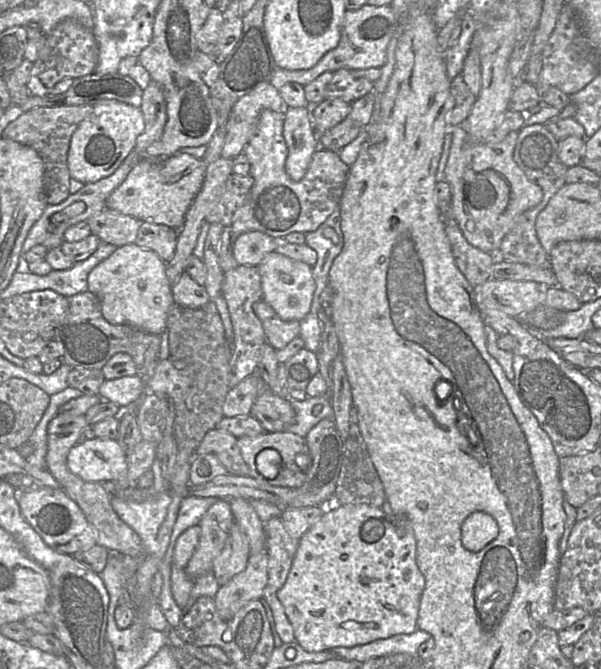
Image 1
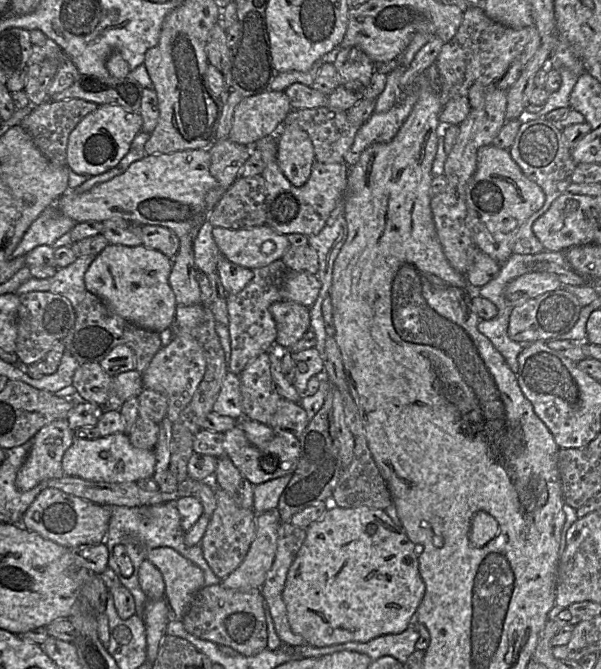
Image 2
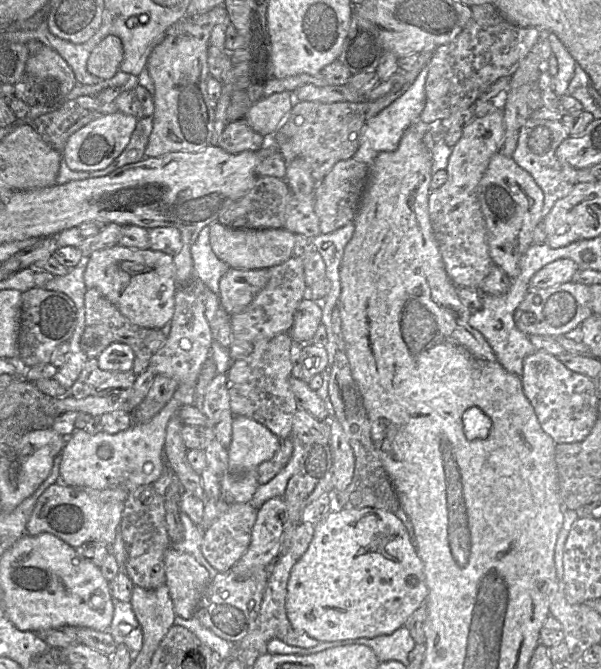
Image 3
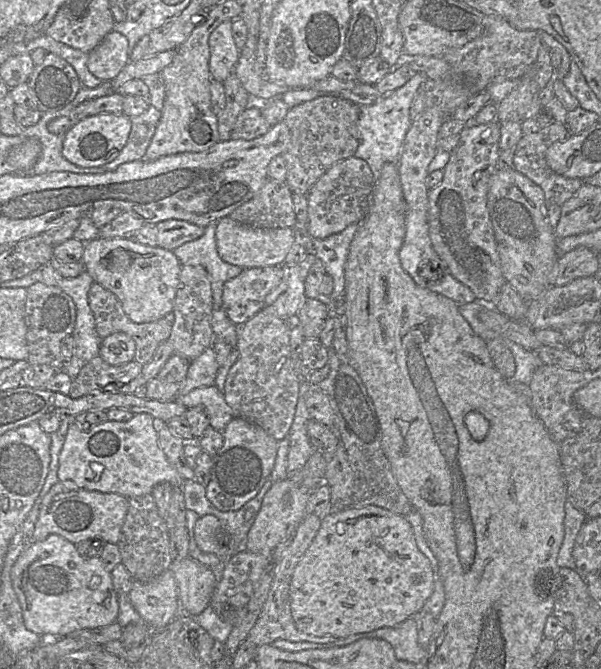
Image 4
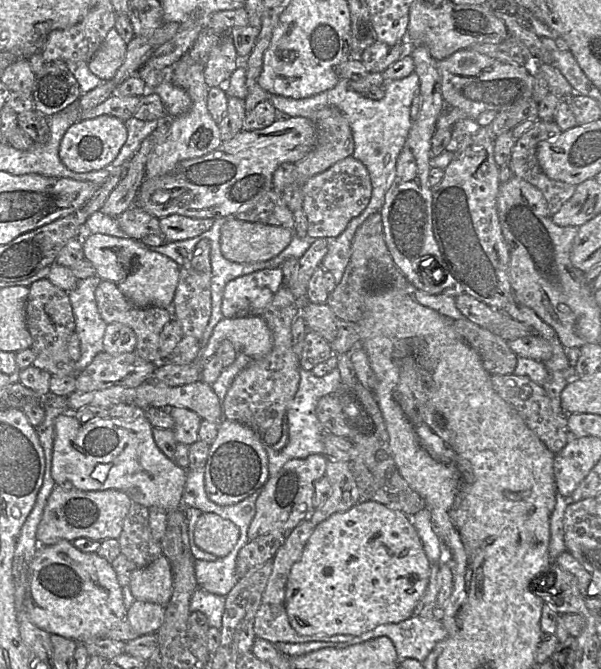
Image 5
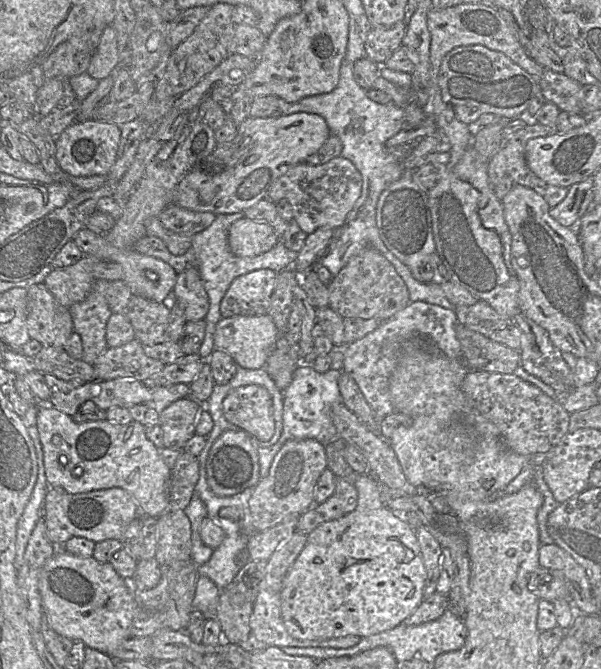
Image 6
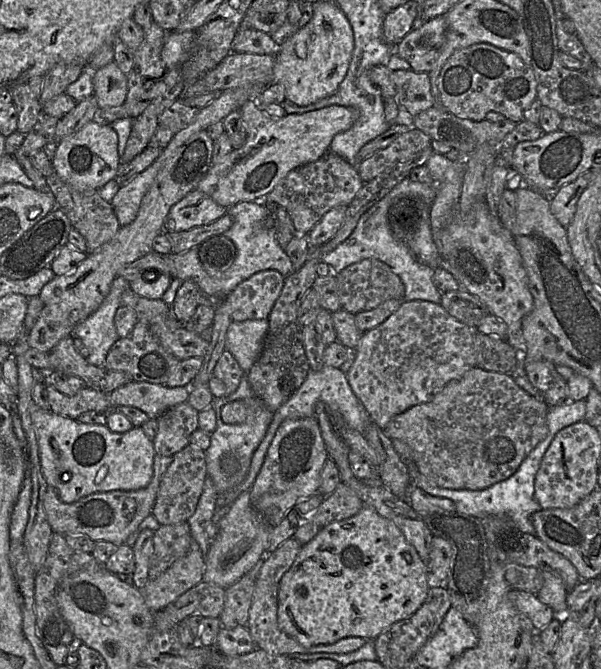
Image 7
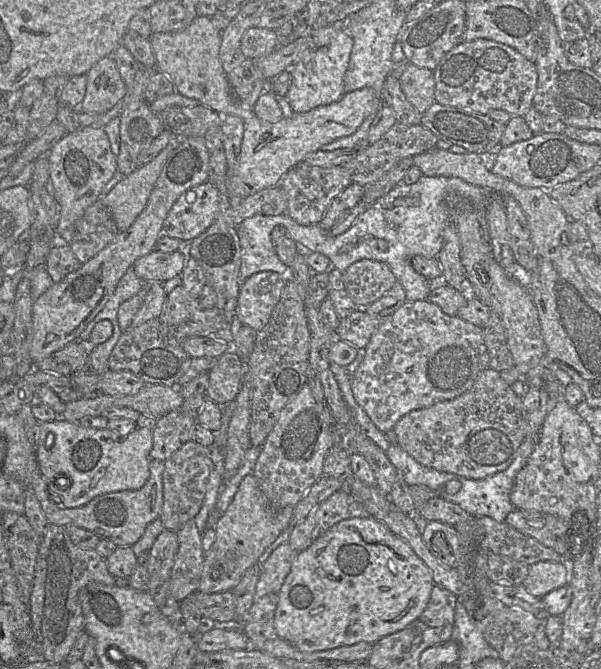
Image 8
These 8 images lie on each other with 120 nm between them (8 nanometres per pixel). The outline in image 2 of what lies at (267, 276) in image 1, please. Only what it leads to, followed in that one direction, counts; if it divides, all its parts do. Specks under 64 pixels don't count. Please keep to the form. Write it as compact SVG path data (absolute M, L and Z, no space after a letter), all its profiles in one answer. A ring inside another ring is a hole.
M288 271L283 284L283 300L310 308L317 299L321 282L317 275L305 271Z

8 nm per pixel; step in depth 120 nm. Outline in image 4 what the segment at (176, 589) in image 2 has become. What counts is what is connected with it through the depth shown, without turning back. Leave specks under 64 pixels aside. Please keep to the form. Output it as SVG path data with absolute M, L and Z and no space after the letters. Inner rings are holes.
M190 556L173 560L173 571L180 598L180 609L192 615L201 614L208 605L217 584L214 572Z

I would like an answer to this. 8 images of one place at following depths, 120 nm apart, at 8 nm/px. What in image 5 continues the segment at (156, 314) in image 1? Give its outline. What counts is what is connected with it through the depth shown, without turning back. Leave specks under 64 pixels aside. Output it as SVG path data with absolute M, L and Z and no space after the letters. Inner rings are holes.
M89 234L82 240L85 259L96 269L96 276L117 285L136 307L166 308L172 302L179 280L180 266L167 256L153 251L140 240L106 234Z

